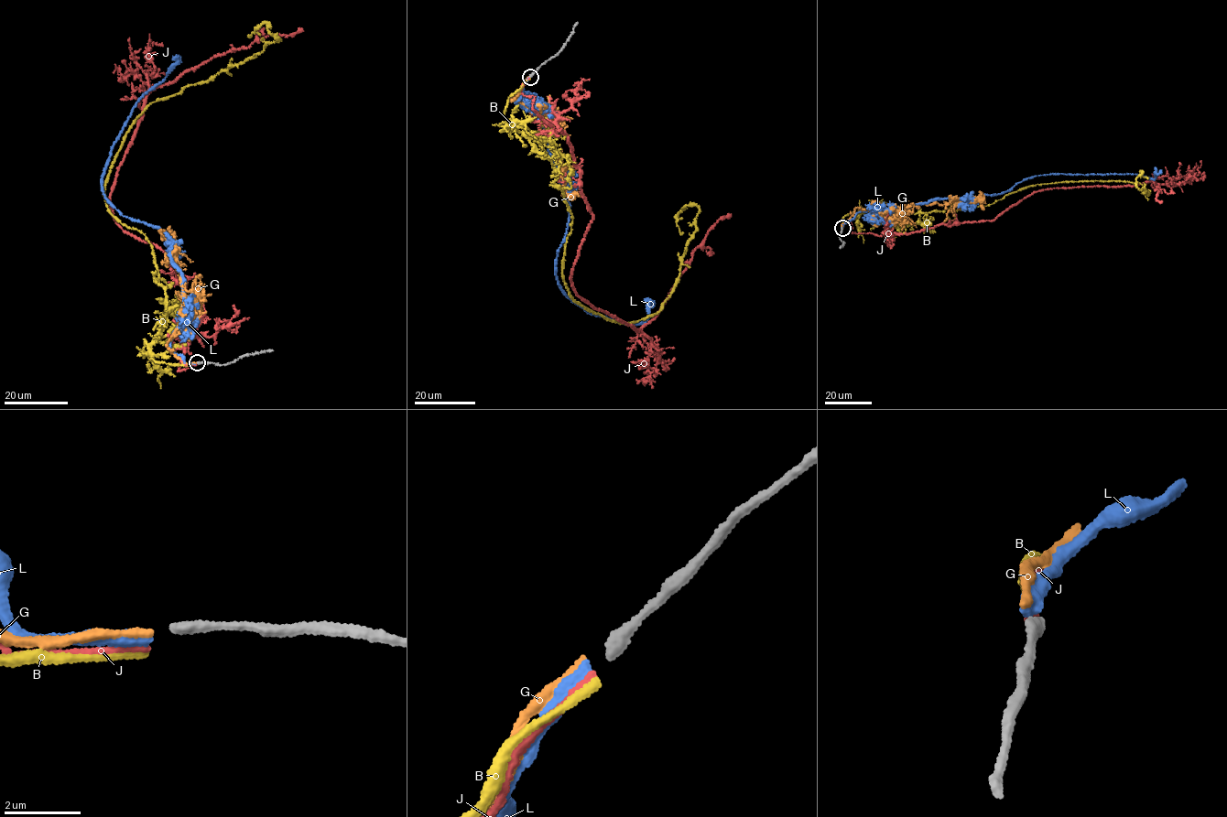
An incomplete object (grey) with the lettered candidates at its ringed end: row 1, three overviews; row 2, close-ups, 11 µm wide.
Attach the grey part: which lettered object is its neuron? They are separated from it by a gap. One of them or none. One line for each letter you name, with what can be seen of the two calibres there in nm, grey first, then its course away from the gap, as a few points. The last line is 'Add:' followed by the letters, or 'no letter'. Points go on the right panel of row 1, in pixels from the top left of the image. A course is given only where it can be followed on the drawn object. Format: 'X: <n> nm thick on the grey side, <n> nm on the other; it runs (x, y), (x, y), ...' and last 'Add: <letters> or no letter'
G: 320 nm thick on the grey side, 190 nm on the other; it runs (841, 227), (857, 207), (879, 211), (921, 202), (939, 205), (965, 199), (980, 200), (984, 209)
Add: G

